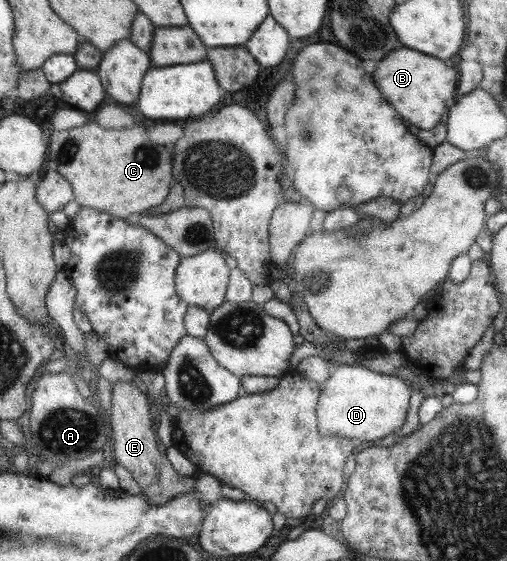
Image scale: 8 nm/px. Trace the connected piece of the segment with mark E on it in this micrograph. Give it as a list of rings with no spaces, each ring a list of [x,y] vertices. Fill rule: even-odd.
[[[115,381],[111,386],[107,420],[112,430],[113,458],[116,463],[130,472],[141,489],[140,495],[148,503],[166,503],[177,495],[191,494],[195,488],[193,476],[180,475],[156,449],[156,437],[148,413],[148,399],[140,393],[140,389],[128,385],[128,382]]]

